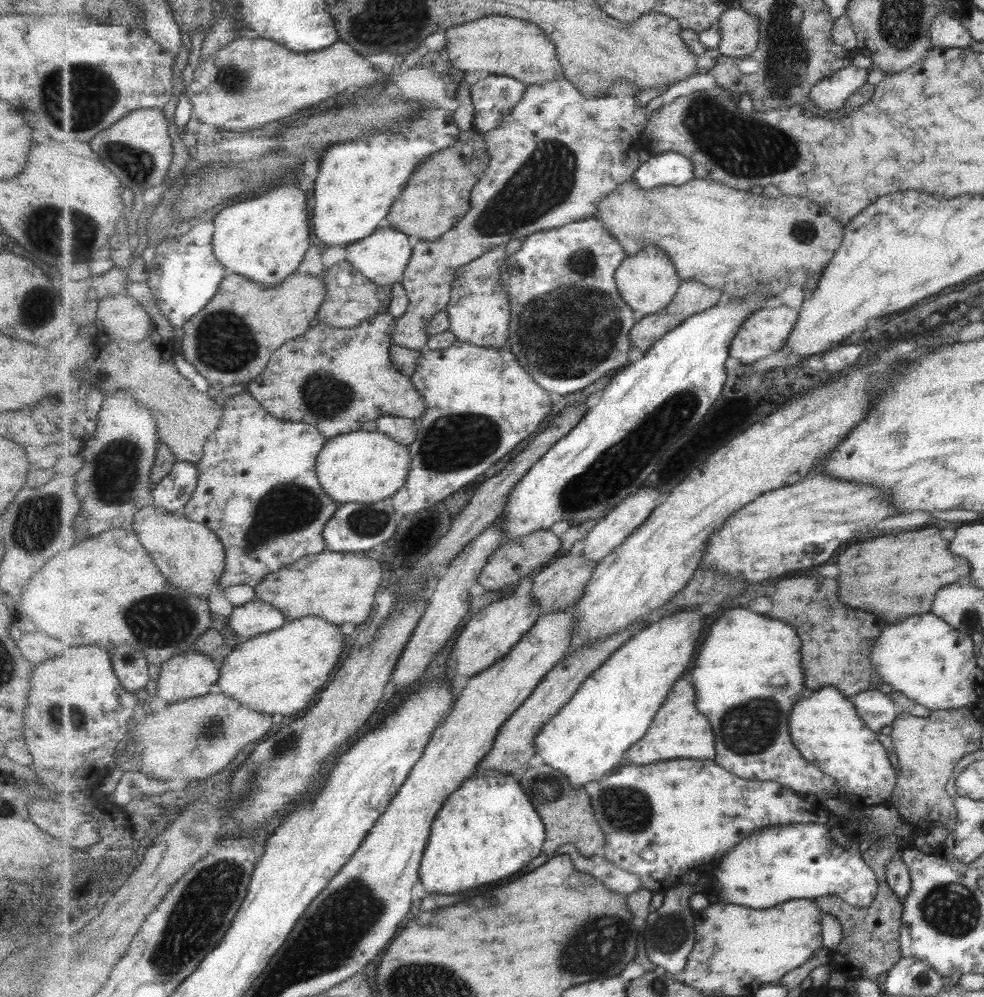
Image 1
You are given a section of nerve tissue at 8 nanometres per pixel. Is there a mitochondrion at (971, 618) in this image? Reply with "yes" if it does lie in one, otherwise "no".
yes

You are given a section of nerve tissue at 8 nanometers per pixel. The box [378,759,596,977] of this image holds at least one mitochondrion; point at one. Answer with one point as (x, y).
(548, 787)

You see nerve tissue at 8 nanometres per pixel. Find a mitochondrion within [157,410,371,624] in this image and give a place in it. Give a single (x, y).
(286, 507)

